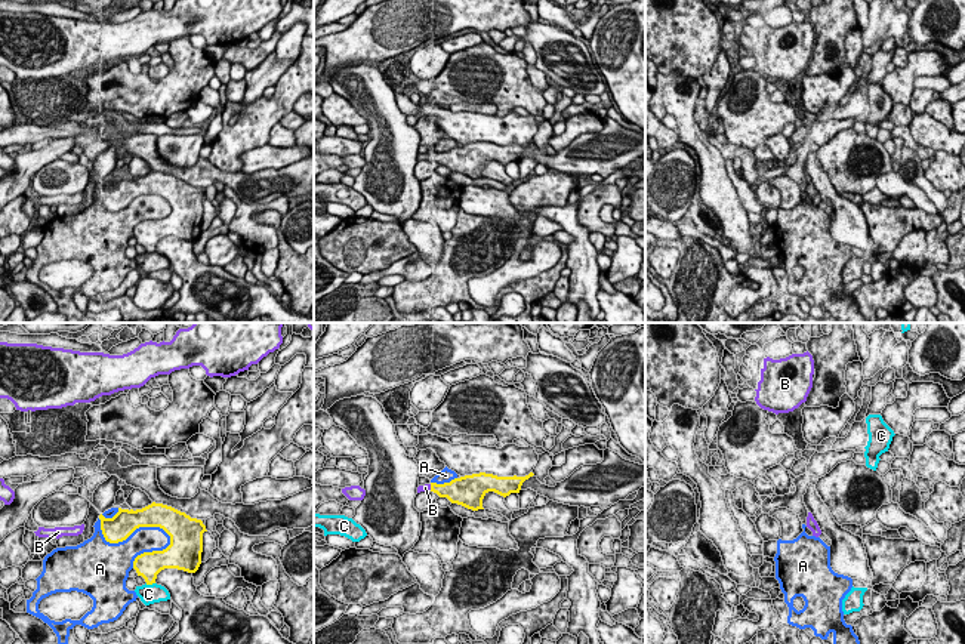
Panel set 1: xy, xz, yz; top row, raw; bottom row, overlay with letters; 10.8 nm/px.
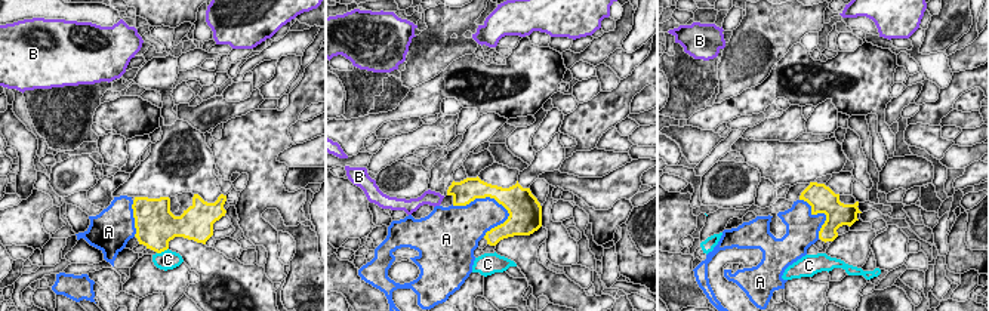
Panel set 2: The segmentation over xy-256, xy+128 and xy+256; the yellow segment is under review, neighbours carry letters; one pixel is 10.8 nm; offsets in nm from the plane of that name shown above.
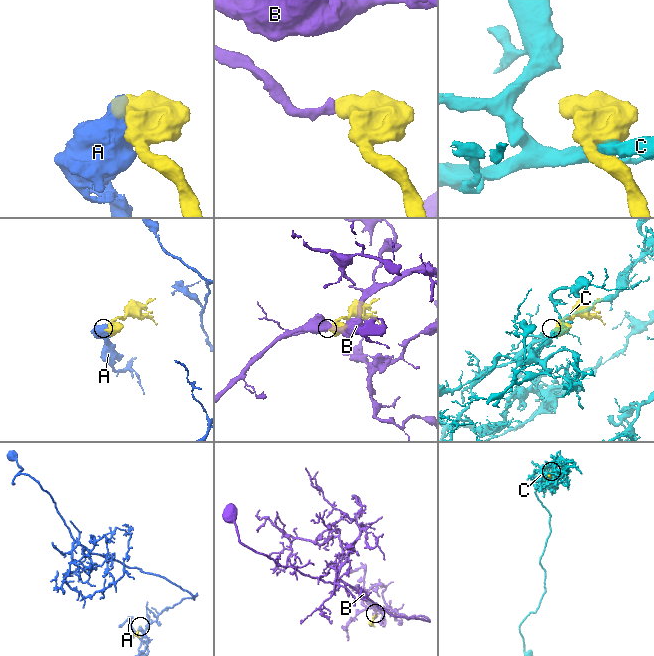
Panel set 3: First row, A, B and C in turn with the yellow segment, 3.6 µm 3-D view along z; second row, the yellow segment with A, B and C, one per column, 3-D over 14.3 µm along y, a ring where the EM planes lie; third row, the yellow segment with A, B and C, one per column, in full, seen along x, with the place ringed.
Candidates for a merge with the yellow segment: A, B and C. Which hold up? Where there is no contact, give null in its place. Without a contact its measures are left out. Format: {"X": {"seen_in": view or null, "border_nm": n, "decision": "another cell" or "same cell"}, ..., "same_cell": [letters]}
{"A": {"seen_in": "xy", "border_nm": 850, "decision": "another cell"}, "B": {"seen_in": "xz", "border_nm": 70, "decision": "same cell"}, "C": {"seen_in": "xy", "border_nm": 110, "decision": "another cell"}, "same_cell": ["B"]}

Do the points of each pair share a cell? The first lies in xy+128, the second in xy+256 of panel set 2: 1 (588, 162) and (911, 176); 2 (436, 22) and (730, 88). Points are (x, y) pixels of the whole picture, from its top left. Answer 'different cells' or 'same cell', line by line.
1: same cell
2: same cell

